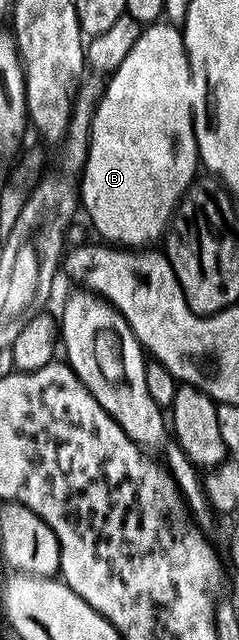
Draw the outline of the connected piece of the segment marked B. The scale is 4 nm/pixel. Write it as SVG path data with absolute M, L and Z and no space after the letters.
M170 22L146 25L125 62L110 73L108 80L111 81L106 81L91 123L91 145L79 181L81 208L91 219L90 227L95 227L106 243L143 250L154 245L151 244L154 240L164 239L175 209L195 183L195 171L201 168L193 103L197 89L191 81L191 67L182 31Z

